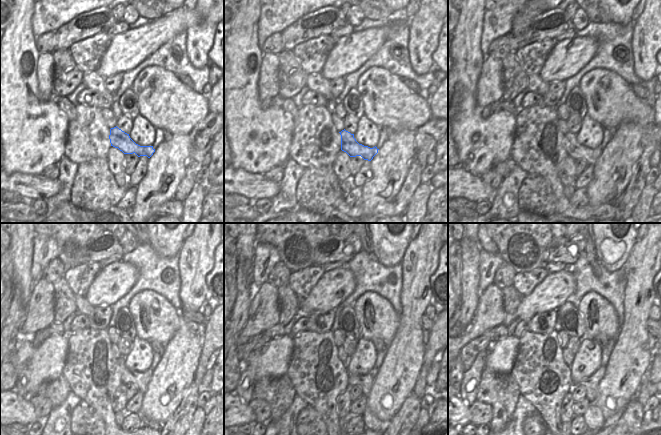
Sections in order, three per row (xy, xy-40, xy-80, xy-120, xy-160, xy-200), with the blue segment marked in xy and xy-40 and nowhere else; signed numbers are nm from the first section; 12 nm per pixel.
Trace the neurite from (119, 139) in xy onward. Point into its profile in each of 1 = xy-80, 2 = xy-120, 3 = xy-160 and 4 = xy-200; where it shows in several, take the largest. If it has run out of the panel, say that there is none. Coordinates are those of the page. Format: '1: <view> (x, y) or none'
1: xy-80 (575, 150)
2: xy-120 (141, 380)
3: xy-160 (365, 381)
4: xy-200 (591, 383)

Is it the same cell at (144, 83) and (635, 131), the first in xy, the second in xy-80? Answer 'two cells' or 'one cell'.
two cells

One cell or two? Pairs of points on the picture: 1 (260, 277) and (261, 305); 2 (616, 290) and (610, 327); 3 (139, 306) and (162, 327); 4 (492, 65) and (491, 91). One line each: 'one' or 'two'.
1: two
2: two
3: one
4: one

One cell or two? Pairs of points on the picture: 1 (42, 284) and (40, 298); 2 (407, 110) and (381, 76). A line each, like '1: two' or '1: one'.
1: one
2: one

